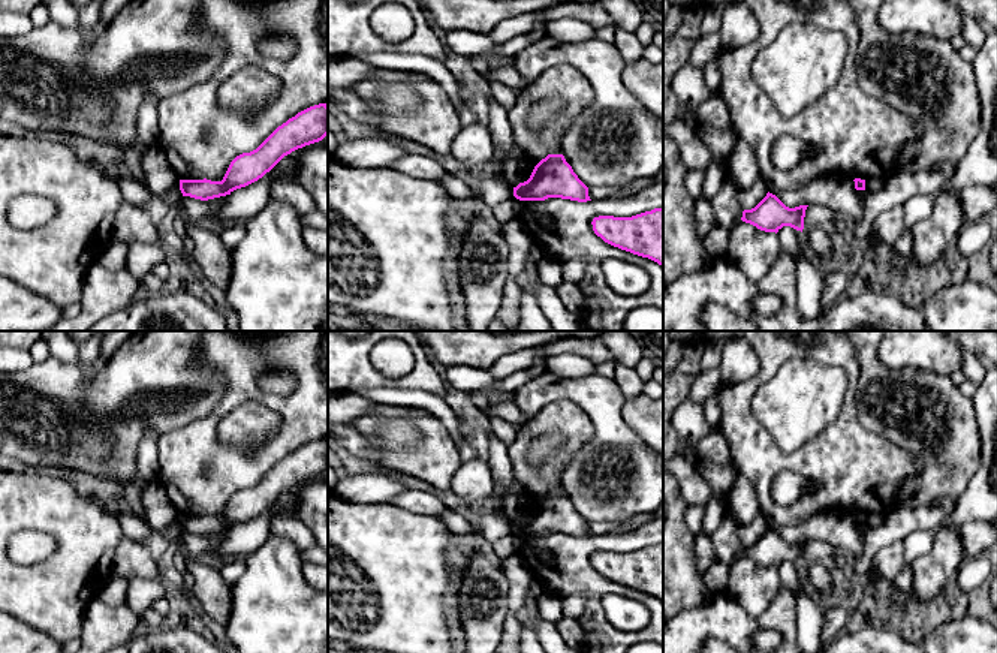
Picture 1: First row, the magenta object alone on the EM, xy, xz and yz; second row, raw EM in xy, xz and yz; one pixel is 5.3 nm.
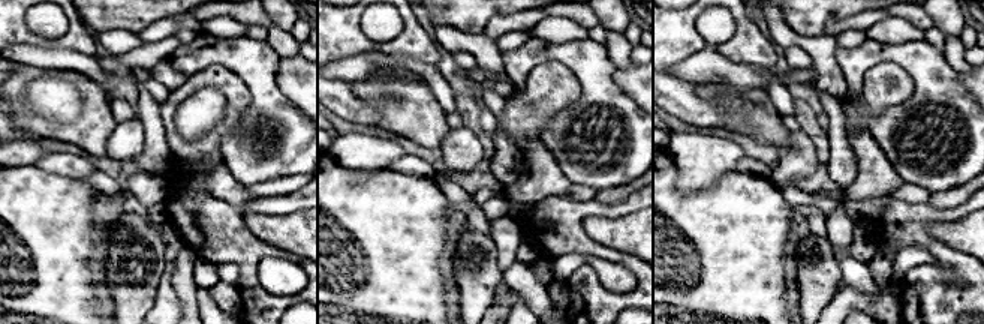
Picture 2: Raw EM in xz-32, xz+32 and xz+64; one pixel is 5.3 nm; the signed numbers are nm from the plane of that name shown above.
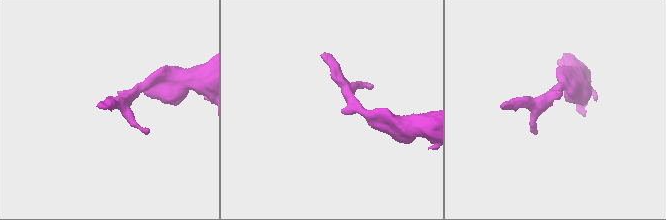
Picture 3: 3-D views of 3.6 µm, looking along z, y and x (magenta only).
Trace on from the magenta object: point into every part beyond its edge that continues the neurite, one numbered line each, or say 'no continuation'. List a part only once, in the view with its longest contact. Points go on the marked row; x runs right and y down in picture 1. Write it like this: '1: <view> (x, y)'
no continuation

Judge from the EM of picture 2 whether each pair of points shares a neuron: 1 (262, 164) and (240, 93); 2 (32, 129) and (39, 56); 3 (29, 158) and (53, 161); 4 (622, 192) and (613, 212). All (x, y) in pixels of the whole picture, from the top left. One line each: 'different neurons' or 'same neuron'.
1: different neurons
2: different neurons
3: different neurons
4: different neurons

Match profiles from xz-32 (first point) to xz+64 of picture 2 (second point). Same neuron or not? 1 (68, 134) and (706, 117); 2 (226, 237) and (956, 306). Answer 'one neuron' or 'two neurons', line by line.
1: two neurons
2: one neuron

